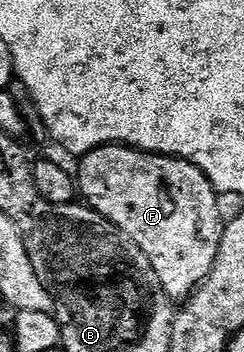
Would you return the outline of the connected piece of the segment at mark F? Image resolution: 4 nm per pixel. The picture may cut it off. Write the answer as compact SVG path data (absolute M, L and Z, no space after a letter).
M104 144L100 148L90 150L85 156L79 157L78 164L80 164L78 192L83 203L87 204L89 208L93 208L98 214L102 214L114 226L118 226L118 230L125 232L139 246L142 254L146 254L146 258L150 258L150 266L154 266L154 274L158 274L158 282L165 294L168 295L169 300L173 302L187 300L210 274L210 270L214 266L214 258L218 254L218 246L222 242L226 223L225 217L220 217L220 204L216 201L219 200L218 193L212 189L212 184L206 178L206 174L202 170L198 170L198 166L185 160L179 160L177 156L160 156L156 152L140 152L136 148L129 148L127 144Z

